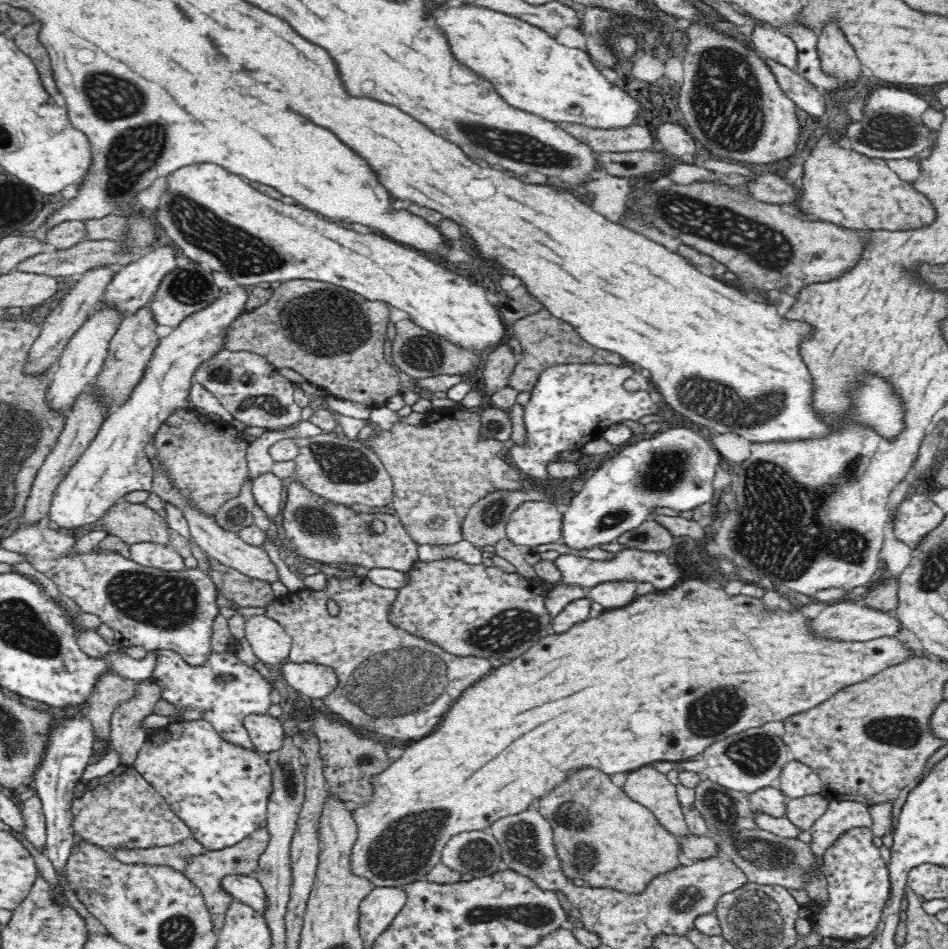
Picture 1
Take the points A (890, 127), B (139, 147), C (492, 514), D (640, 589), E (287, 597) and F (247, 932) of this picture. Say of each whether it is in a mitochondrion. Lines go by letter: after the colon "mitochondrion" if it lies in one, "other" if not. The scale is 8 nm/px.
A: mitochondrion
B: mitochondrion
C: mitochondrion
D: other
E: other
F: other

